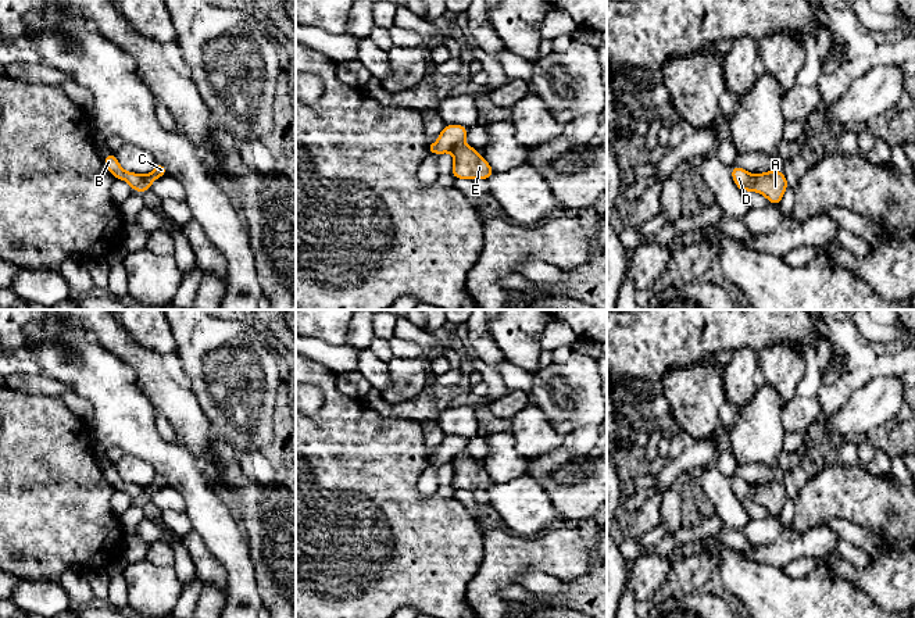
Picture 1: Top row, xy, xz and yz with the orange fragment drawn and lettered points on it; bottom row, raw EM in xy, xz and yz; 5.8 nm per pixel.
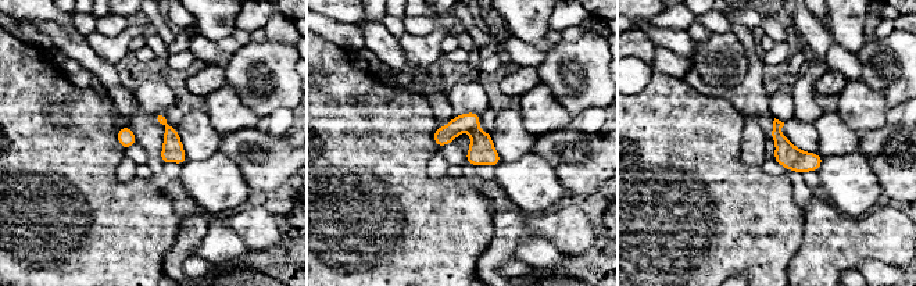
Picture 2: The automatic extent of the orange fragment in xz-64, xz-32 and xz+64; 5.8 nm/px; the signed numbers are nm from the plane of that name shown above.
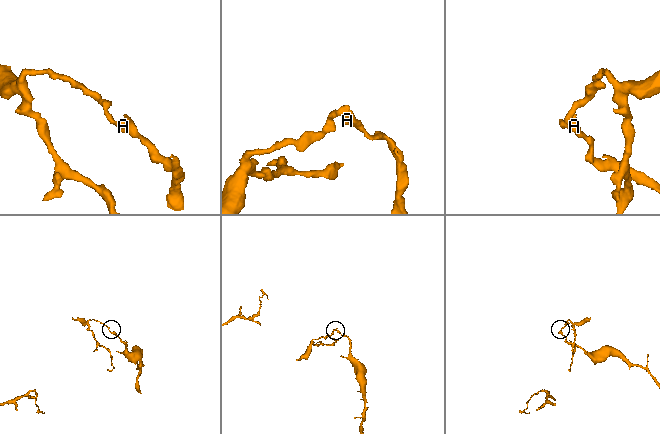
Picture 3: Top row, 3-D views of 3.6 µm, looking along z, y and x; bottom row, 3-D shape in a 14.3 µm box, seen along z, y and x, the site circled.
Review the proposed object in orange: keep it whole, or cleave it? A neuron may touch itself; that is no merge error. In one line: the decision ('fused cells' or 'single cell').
fused cells

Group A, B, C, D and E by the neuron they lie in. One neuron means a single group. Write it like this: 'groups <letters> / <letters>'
groups A C E / B D

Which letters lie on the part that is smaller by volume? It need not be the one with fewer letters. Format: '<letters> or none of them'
B, D

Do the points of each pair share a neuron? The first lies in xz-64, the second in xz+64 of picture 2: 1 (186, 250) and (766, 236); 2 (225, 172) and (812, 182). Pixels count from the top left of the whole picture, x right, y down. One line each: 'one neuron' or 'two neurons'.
1: two neurons
2: two neurons

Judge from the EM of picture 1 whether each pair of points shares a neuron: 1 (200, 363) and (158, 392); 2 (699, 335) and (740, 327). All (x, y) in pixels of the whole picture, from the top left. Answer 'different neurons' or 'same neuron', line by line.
1: different neurons
2: same neuron

